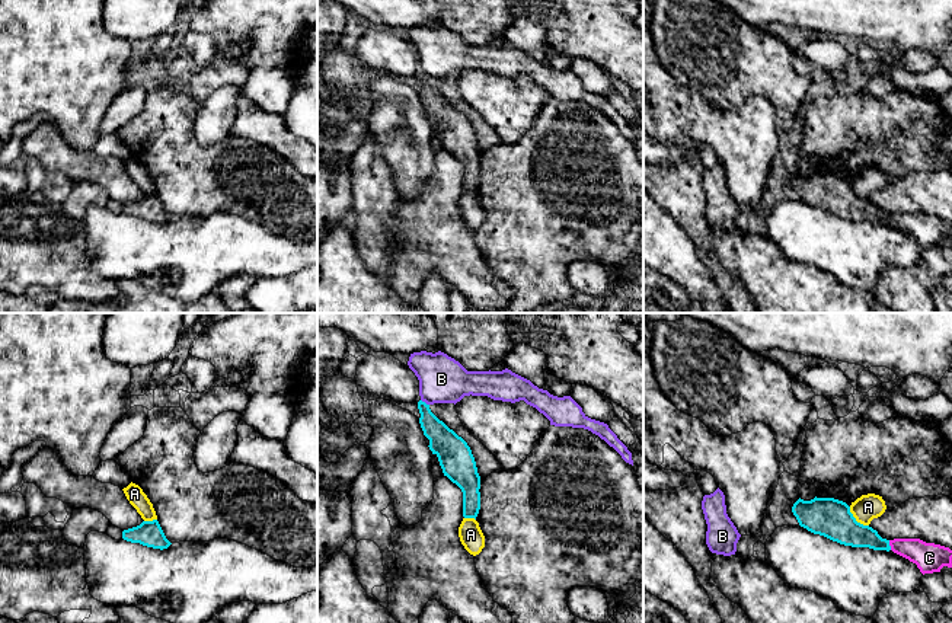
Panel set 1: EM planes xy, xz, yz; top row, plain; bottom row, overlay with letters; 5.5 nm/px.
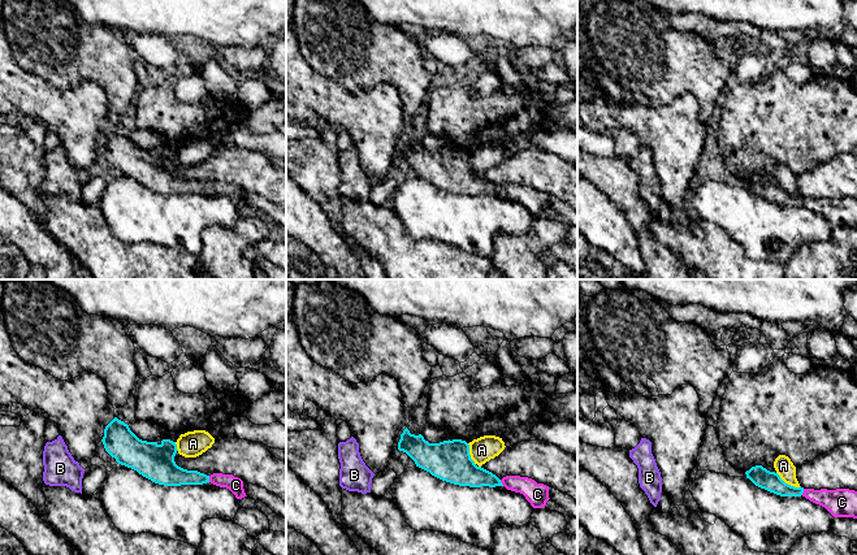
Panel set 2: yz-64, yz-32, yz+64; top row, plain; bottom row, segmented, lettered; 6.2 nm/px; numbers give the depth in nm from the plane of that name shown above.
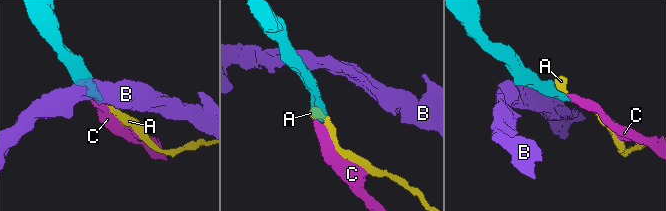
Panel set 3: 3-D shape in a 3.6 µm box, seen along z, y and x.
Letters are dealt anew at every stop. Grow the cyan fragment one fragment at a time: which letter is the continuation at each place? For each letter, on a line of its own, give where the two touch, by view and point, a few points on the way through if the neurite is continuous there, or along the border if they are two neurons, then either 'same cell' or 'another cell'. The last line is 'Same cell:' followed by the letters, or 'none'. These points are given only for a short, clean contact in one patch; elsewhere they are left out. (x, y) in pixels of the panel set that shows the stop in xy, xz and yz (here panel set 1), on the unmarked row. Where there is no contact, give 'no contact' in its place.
A: meets cyan in yz at (855, 194); border along yz (849, 181), (853, 191), (868, 200); another cell
B: meets cyan in xz at (424, 76); border along xz (421, 73), (428, 79); another cell
C: meets cyan in yz at (888, 219); runs through yz (846, 204), (888, 219), (914, 223), (929, 232); same cell
Same cell: C

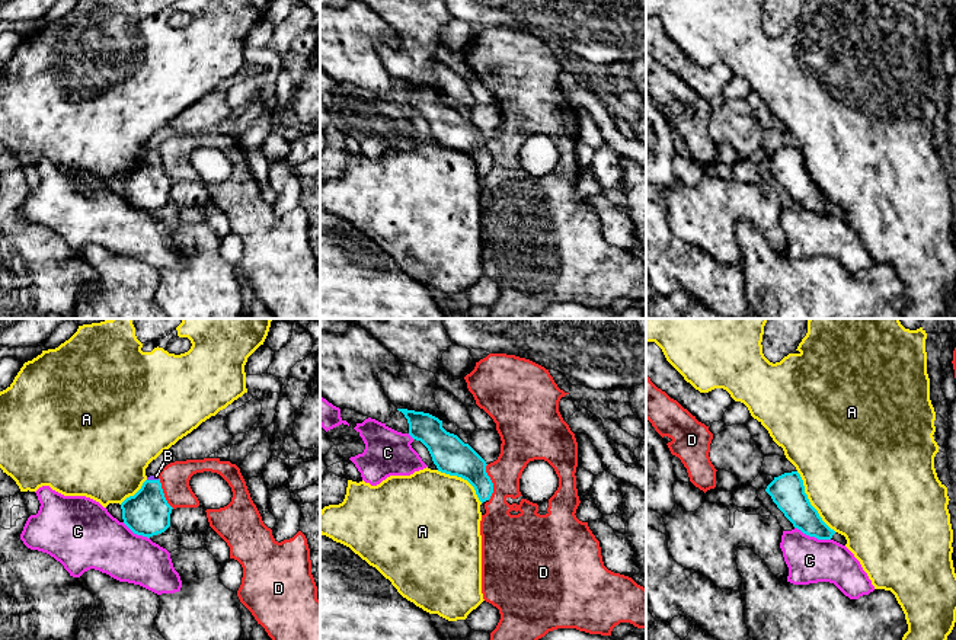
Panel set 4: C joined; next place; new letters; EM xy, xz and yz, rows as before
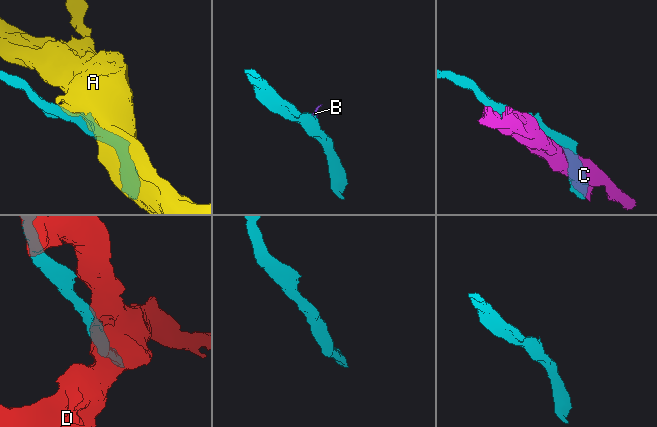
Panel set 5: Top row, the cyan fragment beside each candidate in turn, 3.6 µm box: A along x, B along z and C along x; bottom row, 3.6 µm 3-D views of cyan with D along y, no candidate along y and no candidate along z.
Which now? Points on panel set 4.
A: meets cyan in yz at (809, 176); another cell
B: meets cyan in xy at (153, 154); runs through xy (147, 186), (153, 154), (156, 150); same cell
C: meets cyan in yz at (812, 210); another cell
D: meets cyan in xz at (491, 156); another cell
Same cell: B

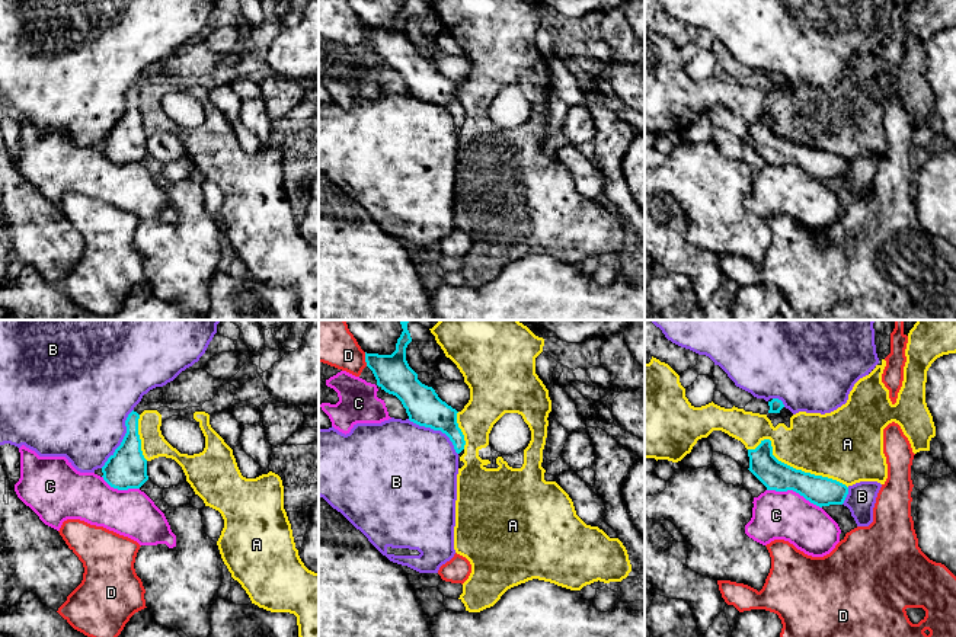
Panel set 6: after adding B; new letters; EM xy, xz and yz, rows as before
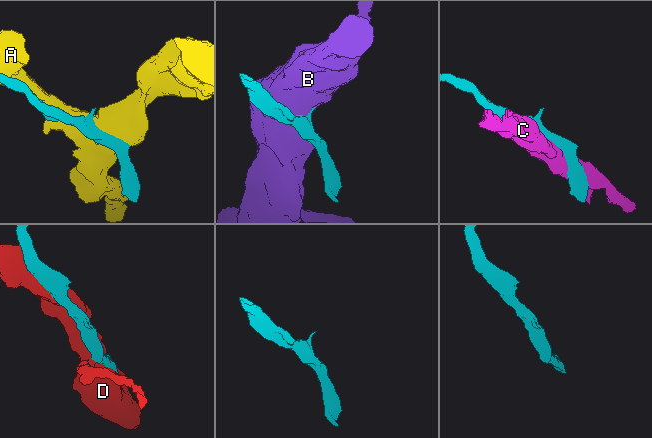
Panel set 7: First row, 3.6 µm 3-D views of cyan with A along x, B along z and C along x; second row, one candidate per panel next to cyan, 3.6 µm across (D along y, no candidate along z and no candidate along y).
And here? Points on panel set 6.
A: meets cyan in yz at (792, 141); another cell
B: meets cyan in xy at (124, 112); another cell
C: meets cyan in yz at (795, 165); another cell
D: meets cyan in xz at (365, 34); another cell
Same cell: none

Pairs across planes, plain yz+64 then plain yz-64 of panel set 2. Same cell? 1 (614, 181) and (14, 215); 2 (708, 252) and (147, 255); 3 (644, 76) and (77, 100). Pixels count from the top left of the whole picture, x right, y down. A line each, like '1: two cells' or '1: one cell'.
1: two cells
2: one cell
3: two cells

